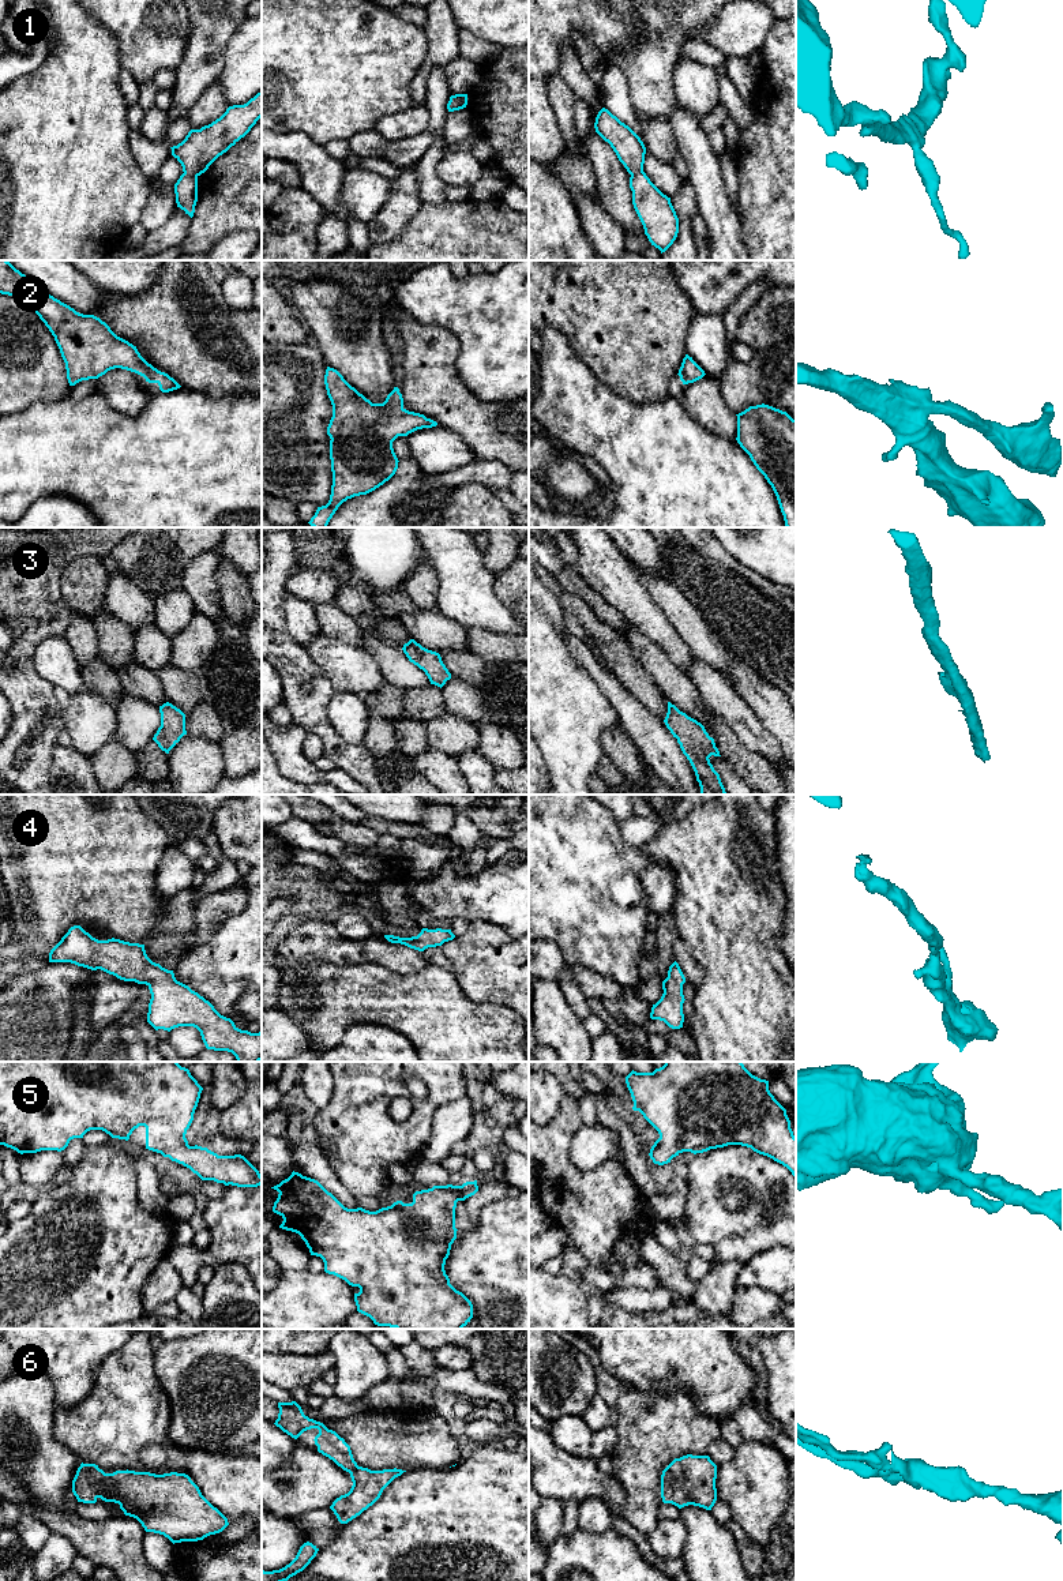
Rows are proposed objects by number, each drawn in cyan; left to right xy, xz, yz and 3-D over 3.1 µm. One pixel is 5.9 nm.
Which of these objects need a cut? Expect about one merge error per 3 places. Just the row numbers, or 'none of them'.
1, 3

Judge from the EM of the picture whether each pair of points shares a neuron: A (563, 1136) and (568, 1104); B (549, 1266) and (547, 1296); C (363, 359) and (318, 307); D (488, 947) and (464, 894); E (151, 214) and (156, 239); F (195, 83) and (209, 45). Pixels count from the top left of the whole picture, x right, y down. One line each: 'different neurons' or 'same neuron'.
A: same neuron
B: different neurons
C: same neuron
D: different neurons
E: different neurons
F: same neuron

